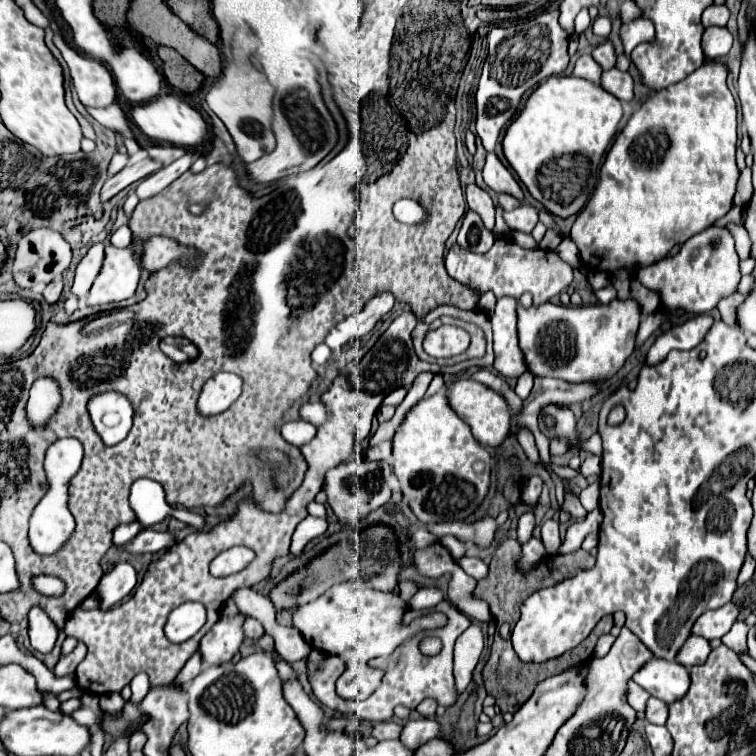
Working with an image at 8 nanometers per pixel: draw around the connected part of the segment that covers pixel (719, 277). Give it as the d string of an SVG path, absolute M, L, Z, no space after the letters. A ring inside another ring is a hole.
M709 227L701 235L693 235L675 257L661 259L661 263L653 263L653 267L643 267L637 279L649 289L657 289L661 293L661 305L669 309L685 309L695 315L709 313L719 299L735 293L741 279L735 241L727 229Z

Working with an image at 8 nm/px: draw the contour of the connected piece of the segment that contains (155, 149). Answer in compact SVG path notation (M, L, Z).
M149 145L147 153L149 153L151 159L155 159L155 161L159 161L163 165L169 165L175 159L179 159L181 155L185 155L185 149L175 147L175 145Z

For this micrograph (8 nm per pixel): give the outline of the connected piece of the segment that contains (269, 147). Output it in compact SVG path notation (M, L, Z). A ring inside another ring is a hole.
M227 63L227 67L207 93L207 105L225 123L235 141L237 155L245 163L251 163L275 149L275 137L271 131L273 93L275 89L267 81L267 77L247 63Z

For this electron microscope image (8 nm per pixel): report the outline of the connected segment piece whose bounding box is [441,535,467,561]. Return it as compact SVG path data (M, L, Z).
M453 535L443 537L443 539L441 539L441 543L449 549L449 553L453 555L453 559L455 559L455 561L459 561L459 559L467 553L467 545L465 545L463 541L459 541L457 537L453 537Z

